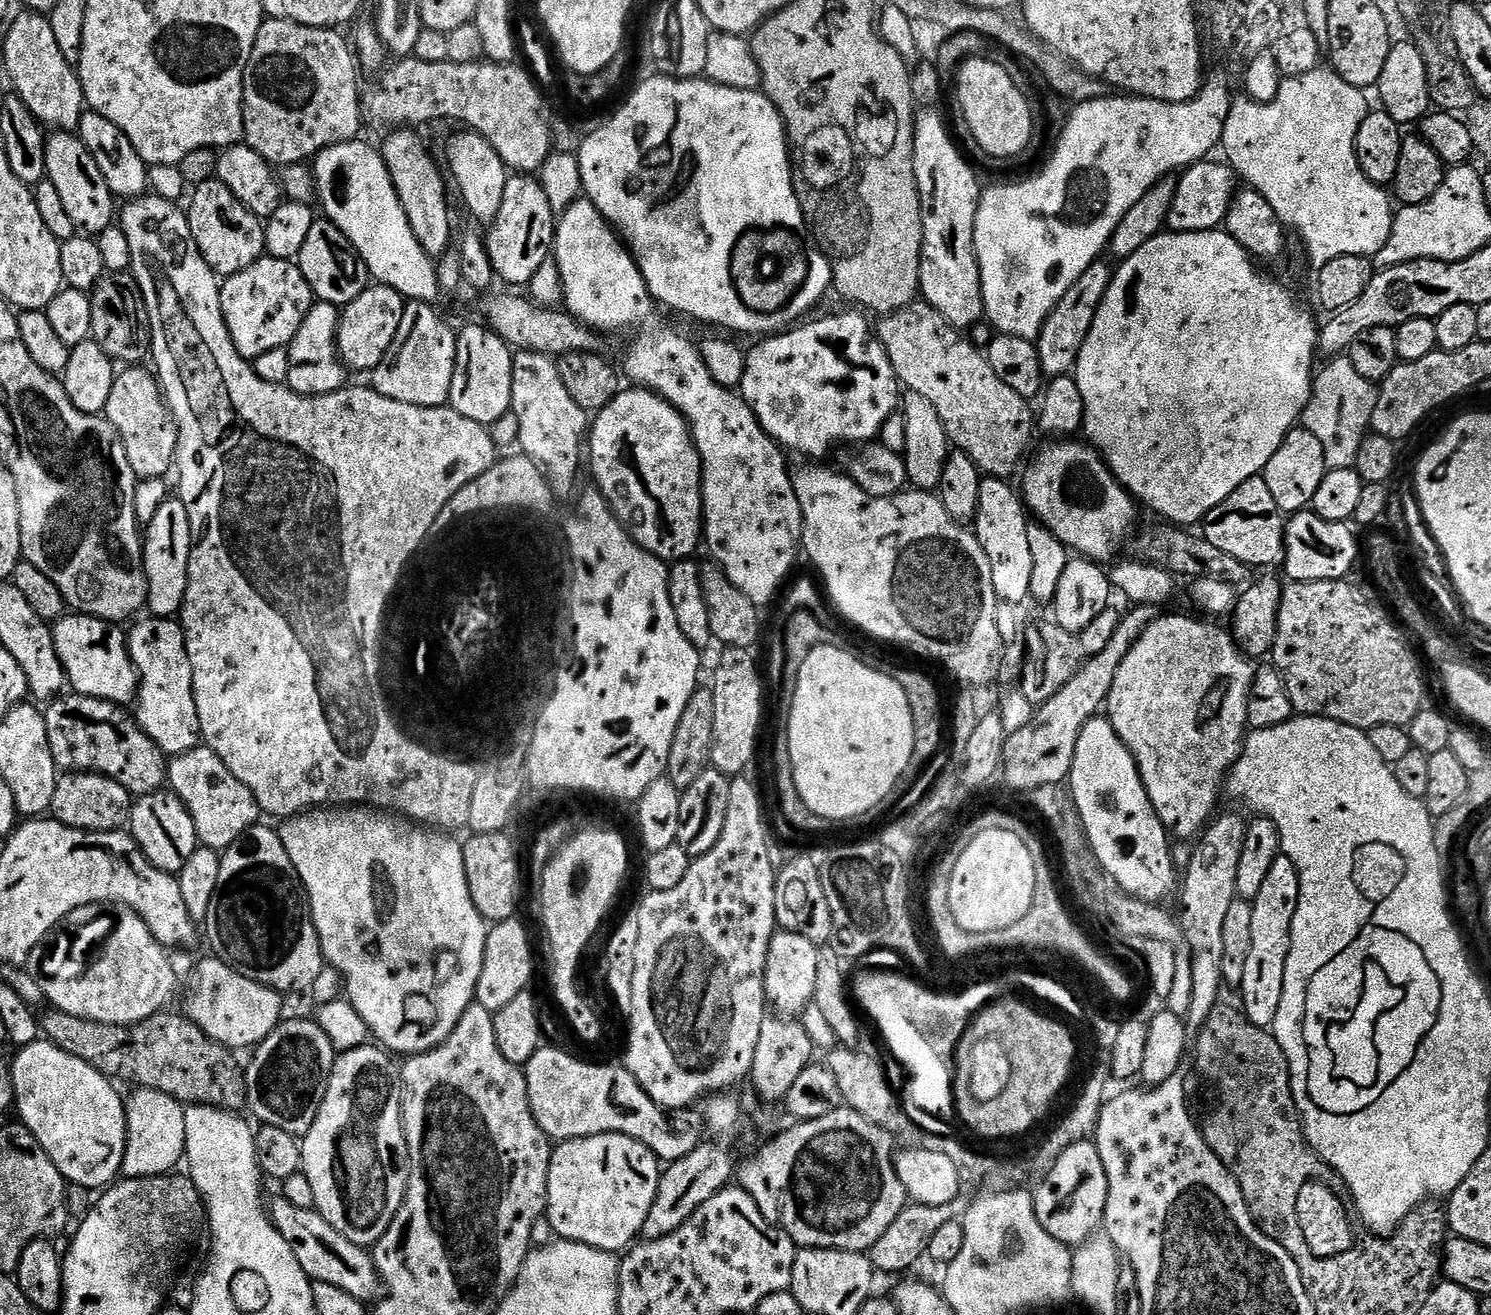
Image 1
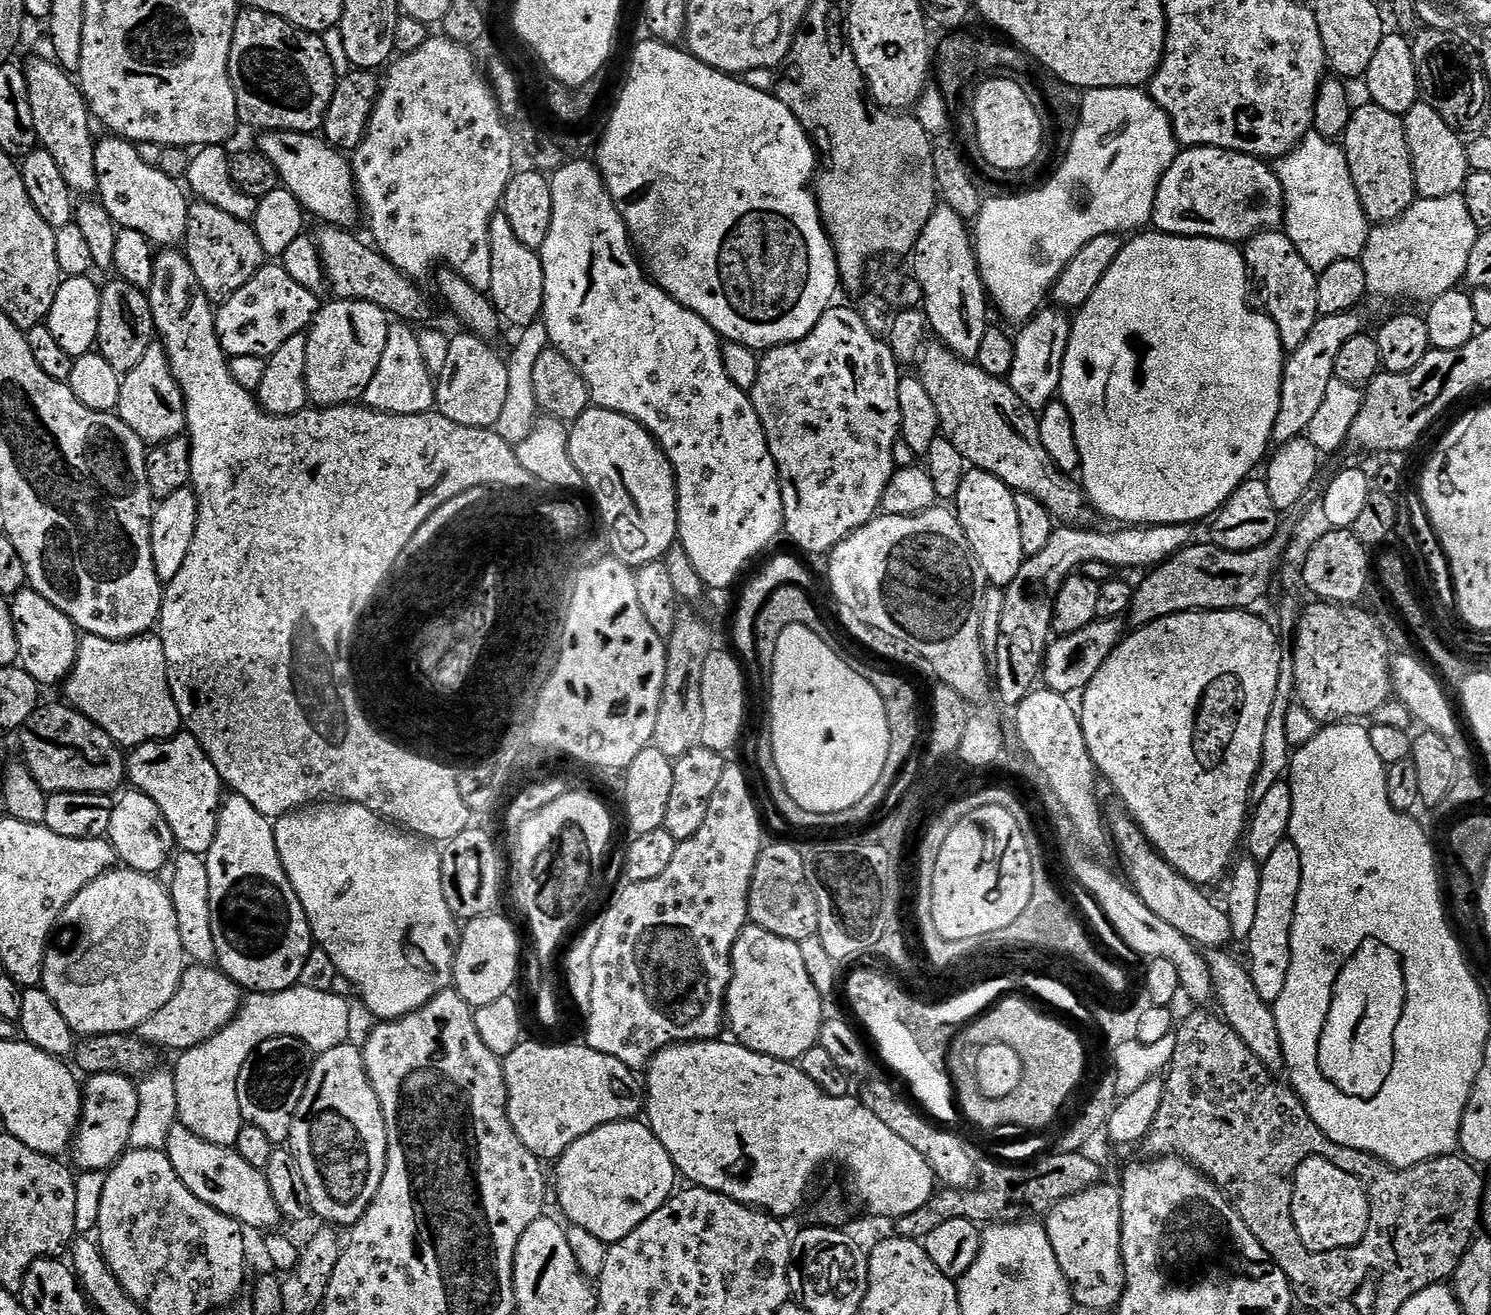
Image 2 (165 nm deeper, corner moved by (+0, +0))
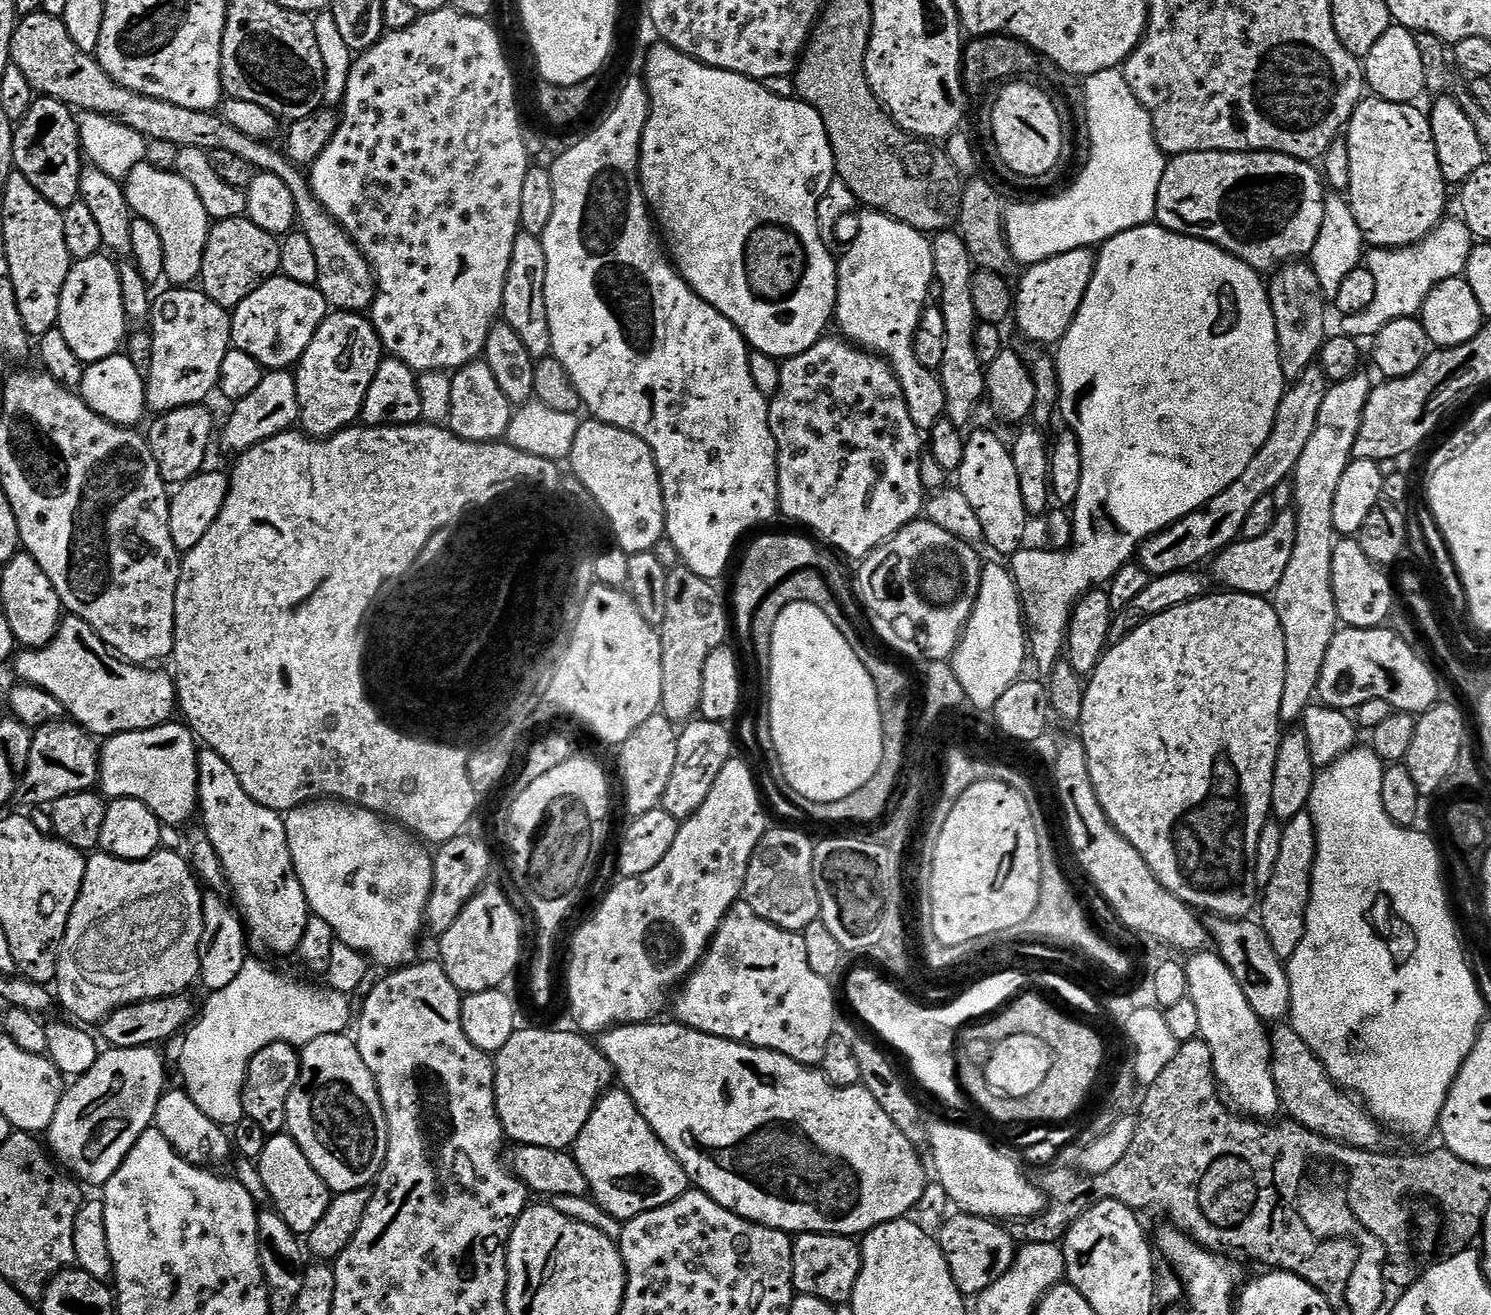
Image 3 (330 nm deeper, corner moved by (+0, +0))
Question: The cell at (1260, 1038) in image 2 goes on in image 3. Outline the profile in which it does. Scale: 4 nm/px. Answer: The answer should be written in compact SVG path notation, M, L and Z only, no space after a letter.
M1292 1044L1275 1045L1271 1049L1272 1081L1278 1090L1283 1113L1287 1113L1293 1123L1323 1137L1325 1141L1377 1151L1381 1147L1381 1125L1368 1115L1367 1109L1359 1101L1333 1083L1320 1060L1304 1044Z

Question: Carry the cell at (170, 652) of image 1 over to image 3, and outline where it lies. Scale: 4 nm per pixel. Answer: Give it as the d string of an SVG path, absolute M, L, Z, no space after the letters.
M68 614L60 621L54 638L41 648L29 648L15 653L16 680L34 686L38 690L46 690L64 707L65 713L85 732L96 738L117 736L123 732L150 730L160 724L169 723L173 719L172 711L178 708L176 699L176 681L171 675L156 672L152 666L137 666L117 658L100 641L96 631L82 618Z

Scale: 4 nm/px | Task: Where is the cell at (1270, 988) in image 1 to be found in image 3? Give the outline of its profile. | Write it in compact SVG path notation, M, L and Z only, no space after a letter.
M1302 811L1283 825L1281 848L1267 877L1269 880L1264 888L1264 897L1260 900L1258 923L1264 929L1265 938L1281 962L1288 961L1294 954L1304 933L1304 915L1308 909L1308 895L1312 889L1312 863L1315 860L1316 831L1312 826L1311 816L1307 811Z

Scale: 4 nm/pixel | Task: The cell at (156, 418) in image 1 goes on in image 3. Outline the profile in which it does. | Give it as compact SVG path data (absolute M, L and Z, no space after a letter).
M168 286L160 297L153 299L147 323L150 328L150 366L146 375L144 398L153 413L178 410L182 406L204 404L211 392L218 388L218 370L222 370L222 358L232 348L232 318L229 309L218 306L203 290L192 286Z

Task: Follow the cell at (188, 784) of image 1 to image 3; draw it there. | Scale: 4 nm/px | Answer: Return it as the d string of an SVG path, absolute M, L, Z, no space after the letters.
M169 722L150 730L109 736L99 749L98 788L109 801L137 800L159 818L161 825L183 826L198 812L196 758L198 741L191 728Z

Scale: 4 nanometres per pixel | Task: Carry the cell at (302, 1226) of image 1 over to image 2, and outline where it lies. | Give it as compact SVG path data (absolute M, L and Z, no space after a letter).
M177 1122L170 1130L166 1151L186 1190L190 1190L194 1198L202 1198L202 1202L214 1206L214 1210L234 1218L249 1229L270 1226L281 1219L280 1206L272 1196L267 1175L246 1162L235 1147L203 1140Z

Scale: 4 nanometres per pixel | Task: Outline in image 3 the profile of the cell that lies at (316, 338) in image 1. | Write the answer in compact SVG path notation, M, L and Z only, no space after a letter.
M288 370L265 371L262 382L246 398L235 401L232 413L224 424L224 444L232 454L245 452L258 446L266 438L274 438L280 432L287 432L297 423L298 406L295 394L296 377Z

